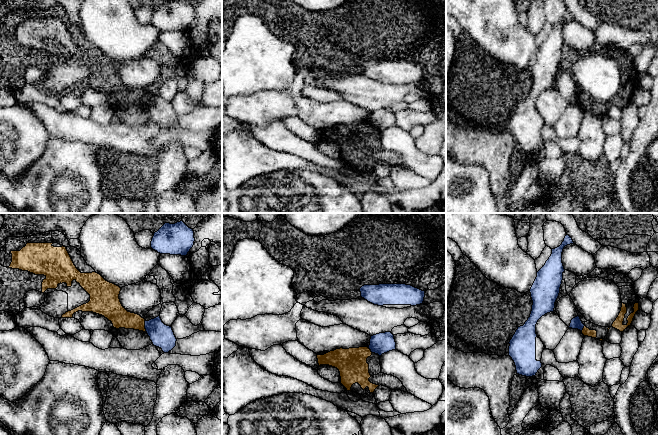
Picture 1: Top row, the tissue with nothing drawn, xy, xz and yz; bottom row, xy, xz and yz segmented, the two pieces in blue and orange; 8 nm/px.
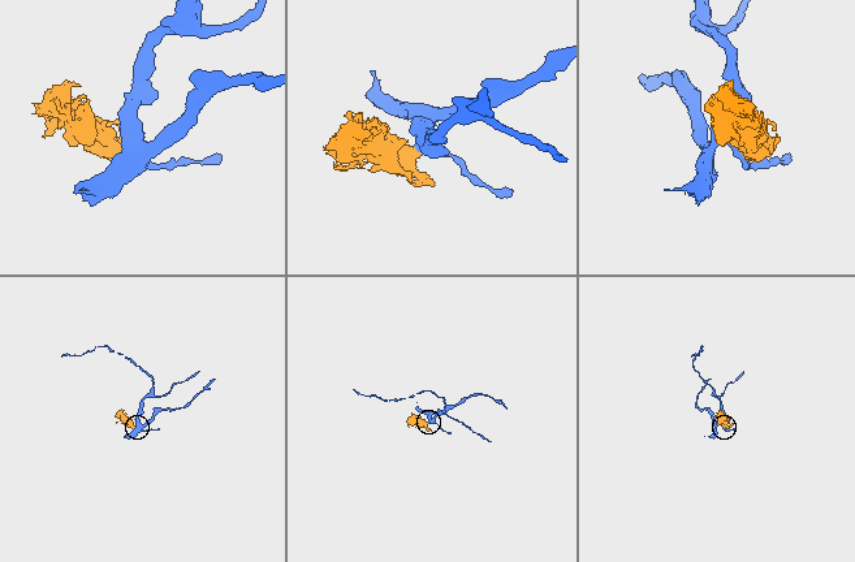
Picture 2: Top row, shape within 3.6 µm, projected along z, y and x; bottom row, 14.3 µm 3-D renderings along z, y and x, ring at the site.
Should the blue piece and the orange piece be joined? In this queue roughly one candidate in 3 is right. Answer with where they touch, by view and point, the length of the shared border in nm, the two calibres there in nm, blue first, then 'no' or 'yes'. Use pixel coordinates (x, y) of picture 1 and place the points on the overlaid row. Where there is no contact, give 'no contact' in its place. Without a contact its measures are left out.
xy (145, 326) | 100 nm | 190/160 nm | no

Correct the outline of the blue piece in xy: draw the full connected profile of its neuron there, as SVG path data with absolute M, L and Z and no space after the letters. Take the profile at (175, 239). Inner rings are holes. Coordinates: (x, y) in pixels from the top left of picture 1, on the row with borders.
M183 221L165 223L151 241L151 248L160 254L187 256L194 245L194 231Z

